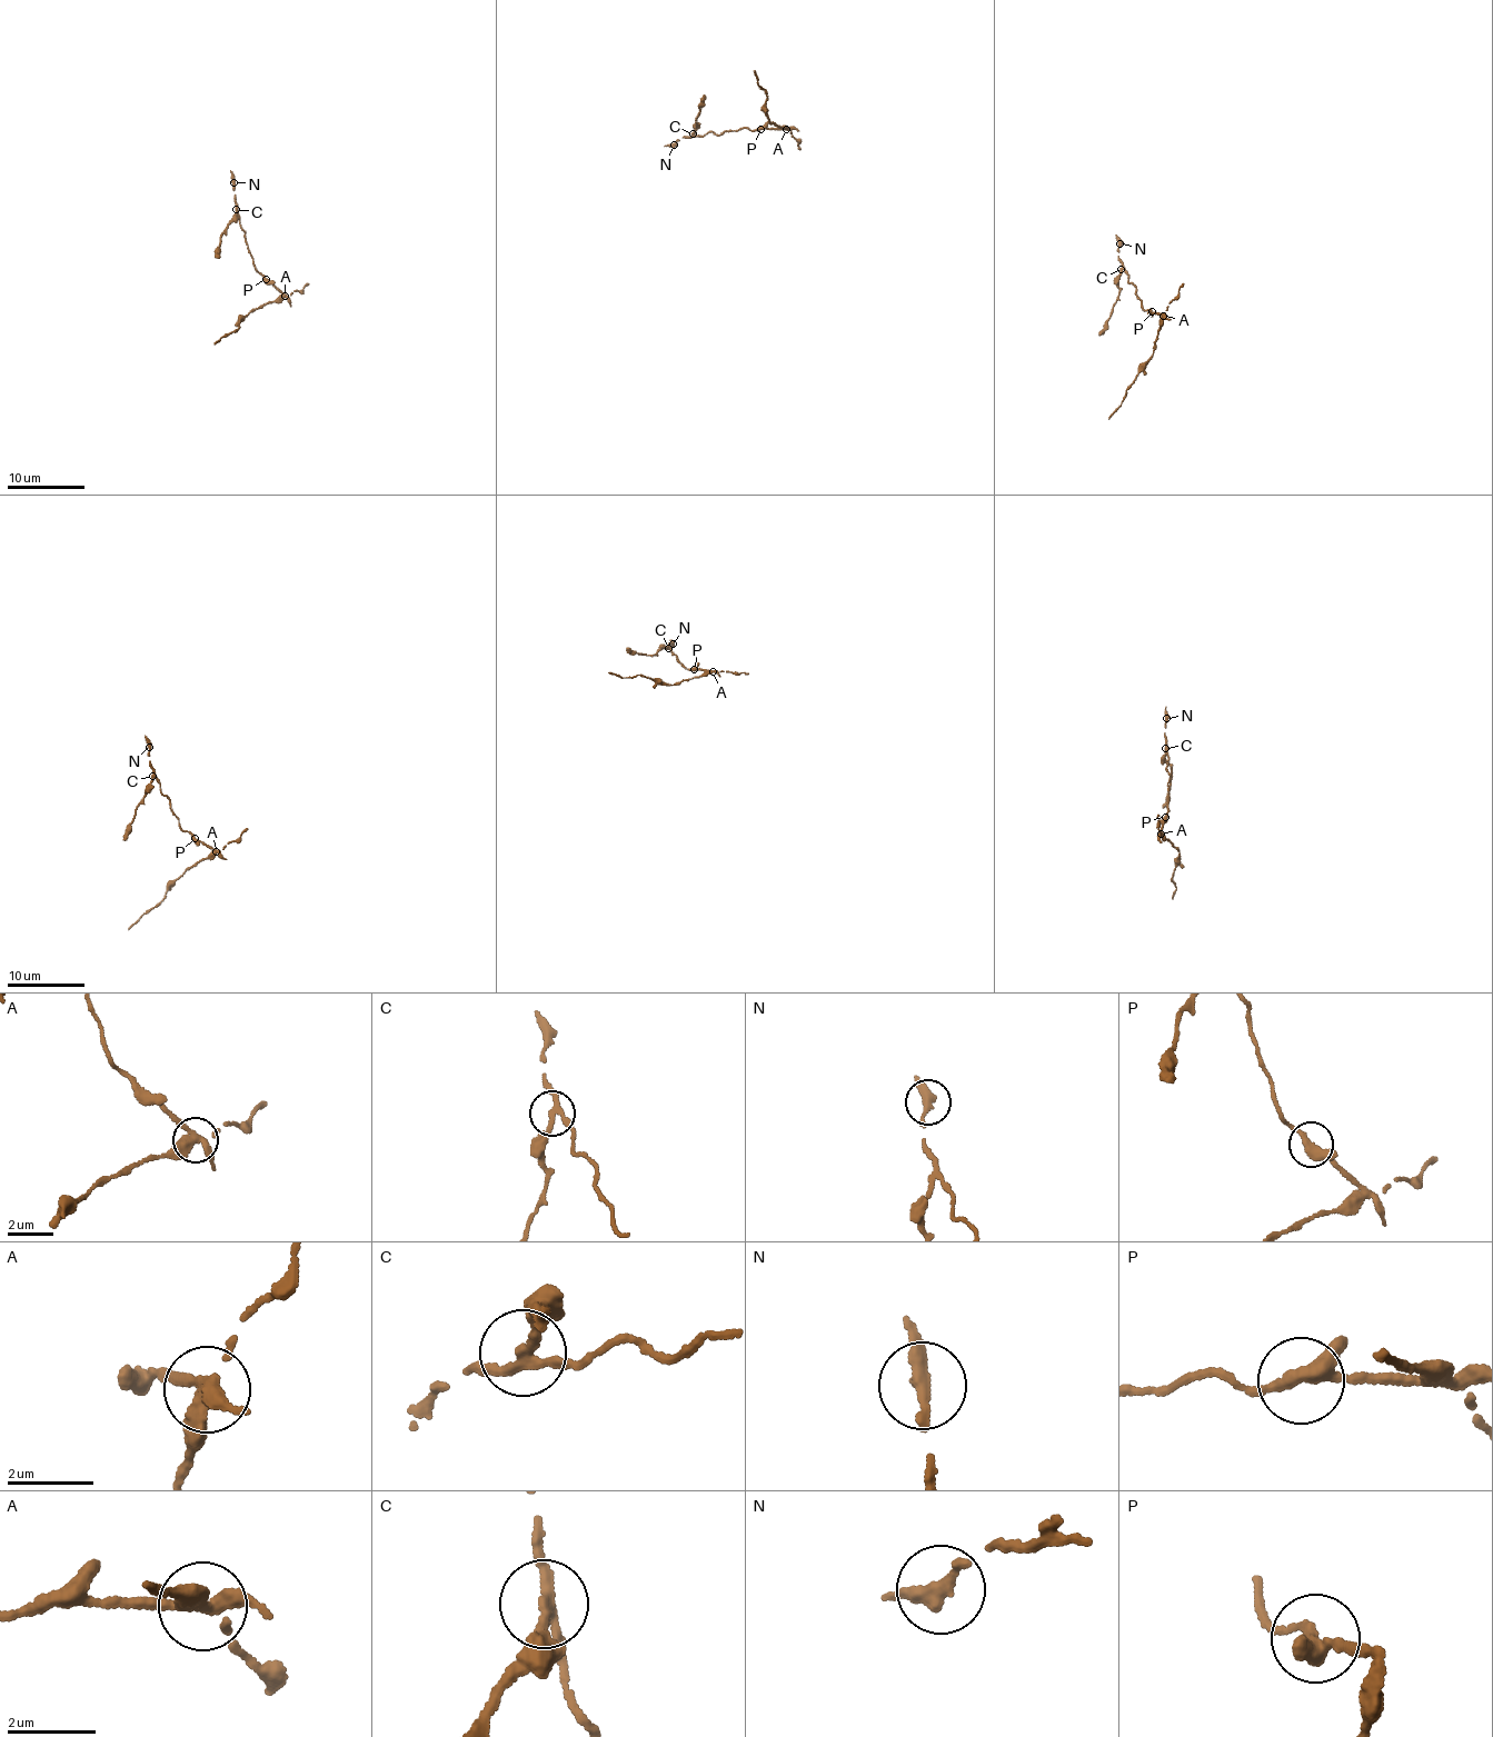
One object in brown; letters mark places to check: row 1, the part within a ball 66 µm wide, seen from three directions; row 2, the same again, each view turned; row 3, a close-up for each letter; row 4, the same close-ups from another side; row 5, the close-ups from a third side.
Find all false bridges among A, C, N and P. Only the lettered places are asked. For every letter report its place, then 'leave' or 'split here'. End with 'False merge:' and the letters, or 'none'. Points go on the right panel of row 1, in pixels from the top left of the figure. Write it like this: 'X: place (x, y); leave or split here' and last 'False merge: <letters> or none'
A: place (1163, 316); split here
C: place (1121, 269); split here
N: place (1120, 243); leave
P: place (1152, 311); leave
False merge: A, C

